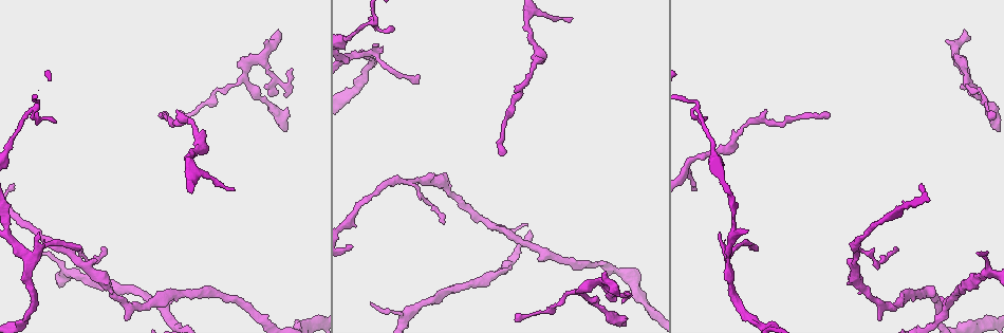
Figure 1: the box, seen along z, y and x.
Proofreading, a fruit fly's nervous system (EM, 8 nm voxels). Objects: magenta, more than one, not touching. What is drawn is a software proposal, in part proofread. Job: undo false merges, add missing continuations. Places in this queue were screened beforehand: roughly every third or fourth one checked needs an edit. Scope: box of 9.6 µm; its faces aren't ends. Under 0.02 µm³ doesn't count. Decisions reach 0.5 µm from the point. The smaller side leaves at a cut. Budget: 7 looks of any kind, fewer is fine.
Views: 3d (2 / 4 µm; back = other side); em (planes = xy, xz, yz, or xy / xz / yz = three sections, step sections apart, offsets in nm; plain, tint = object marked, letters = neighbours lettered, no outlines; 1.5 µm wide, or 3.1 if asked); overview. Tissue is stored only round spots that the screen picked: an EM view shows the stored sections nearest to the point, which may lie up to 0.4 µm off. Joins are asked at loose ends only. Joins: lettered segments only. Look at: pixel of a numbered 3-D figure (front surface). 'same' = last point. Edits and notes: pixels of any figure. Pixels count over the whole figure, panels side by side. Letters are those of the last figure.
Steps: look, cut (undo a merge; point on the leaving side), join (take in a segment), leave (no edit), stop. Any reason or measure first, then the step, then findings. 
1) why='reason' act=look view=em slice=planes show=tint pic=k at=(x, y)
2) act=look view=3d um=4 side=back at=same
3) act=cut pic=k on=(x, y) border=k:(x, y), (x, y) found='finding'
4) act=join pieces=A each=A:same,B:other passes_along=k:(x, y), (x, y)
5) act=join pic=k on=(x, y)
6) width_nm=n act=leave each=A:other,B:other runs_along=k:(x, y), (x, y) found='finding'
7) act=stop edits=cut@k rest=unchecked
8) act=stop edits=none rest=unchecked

why='tapers out' act=look view=3d um=2 pic=1 at=(377, 46)

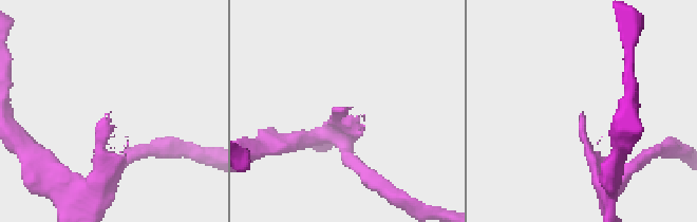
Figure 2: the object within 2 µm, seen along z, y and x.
act=look view=em slice=planes show=tint pic=2 at=(581, 115)

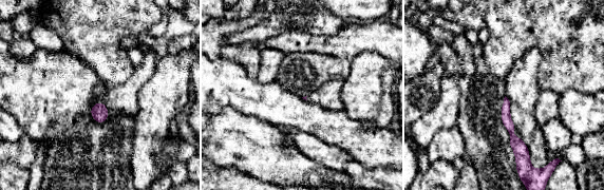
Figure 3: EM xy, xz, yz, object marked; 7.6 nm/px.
act=look view=em slice=planes show=letters at=same

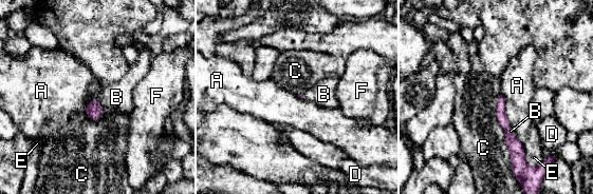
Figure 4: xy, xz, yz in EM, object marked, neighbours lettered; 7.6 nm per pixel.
act=join pieces=B each=A:other,B:same,C:other,D:other,E:other,F:other passes_along=4:(94, 111), (99, 105), (116, 97) found='the neuron continues'

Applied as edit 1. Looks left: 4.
act=look view=overview

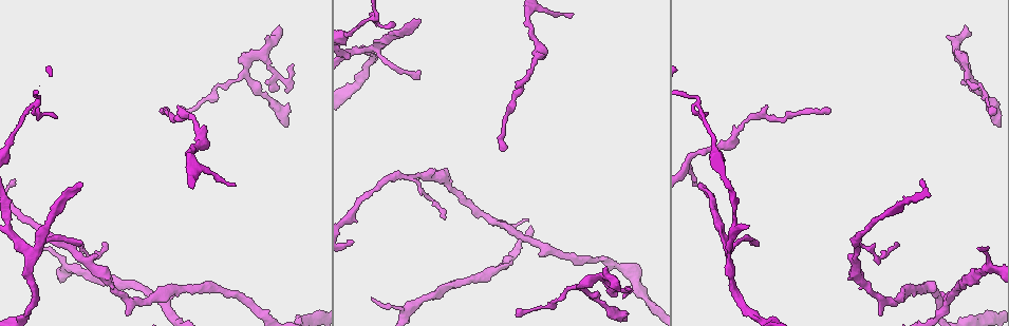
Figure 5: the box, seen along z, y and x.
why='an open end' act=look view=3d um=2 pic=5 at=(419, 19)

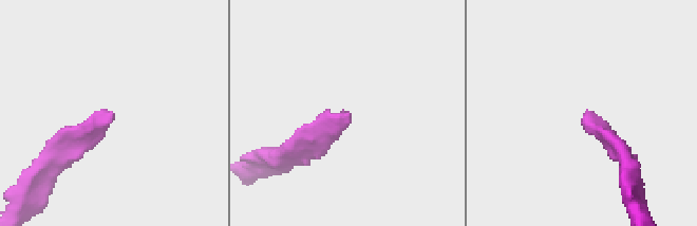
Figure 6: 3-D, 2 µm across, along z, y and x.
why='need the tissue' act=look view=em slice=yz step=8 show=letters pic=6 at=(109, 117)

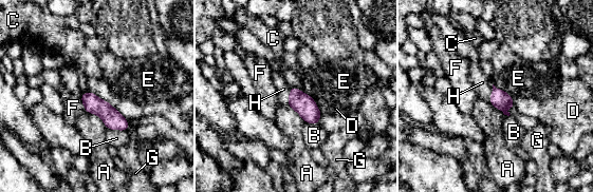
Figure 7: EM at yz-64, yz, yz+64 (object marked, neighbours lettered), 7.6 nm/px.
act=look view=em slice=planes show=letters at=same

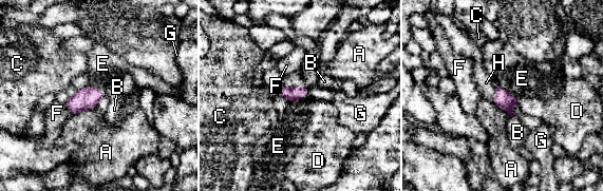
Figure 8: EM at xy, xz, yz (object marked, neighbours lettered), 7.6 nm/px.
longest_contact=A:190nm act=join pieces=H each=A:other,B:other,C:other,D:other,E:other,F:other,G:other,H:same passes_along=8:(291, 94), (291, 88), (296, 79) found='the neuron continues'

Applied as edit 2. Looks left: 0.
act=stop edits=join@4,join@8 rest=unchecked

